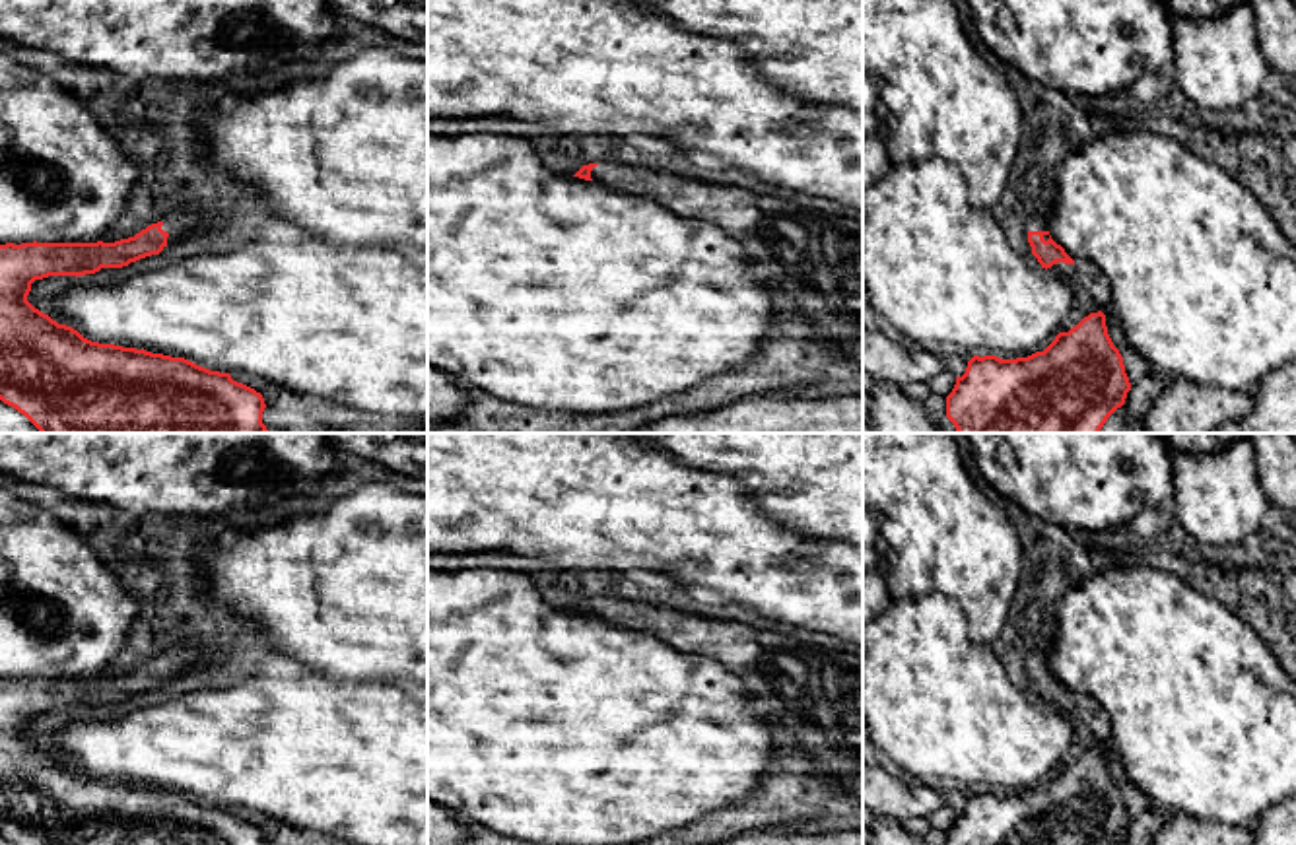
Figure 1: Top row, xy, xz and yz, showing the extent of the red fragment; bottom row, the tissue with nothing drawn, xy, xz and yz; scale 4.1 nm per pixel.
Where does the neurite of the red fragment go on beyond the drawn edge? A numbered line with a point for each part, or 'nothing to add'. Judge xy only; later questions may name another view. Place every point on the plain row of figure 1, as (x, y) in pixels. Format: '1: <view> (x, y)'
1: xy (175, 661)

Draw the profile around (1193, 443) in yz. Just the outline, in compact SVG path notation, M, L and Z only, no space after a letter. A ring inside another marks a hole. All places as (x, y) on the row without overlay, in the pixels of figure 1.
M1160 433L1172 451L1187 455L1218 453L1247 433Z

